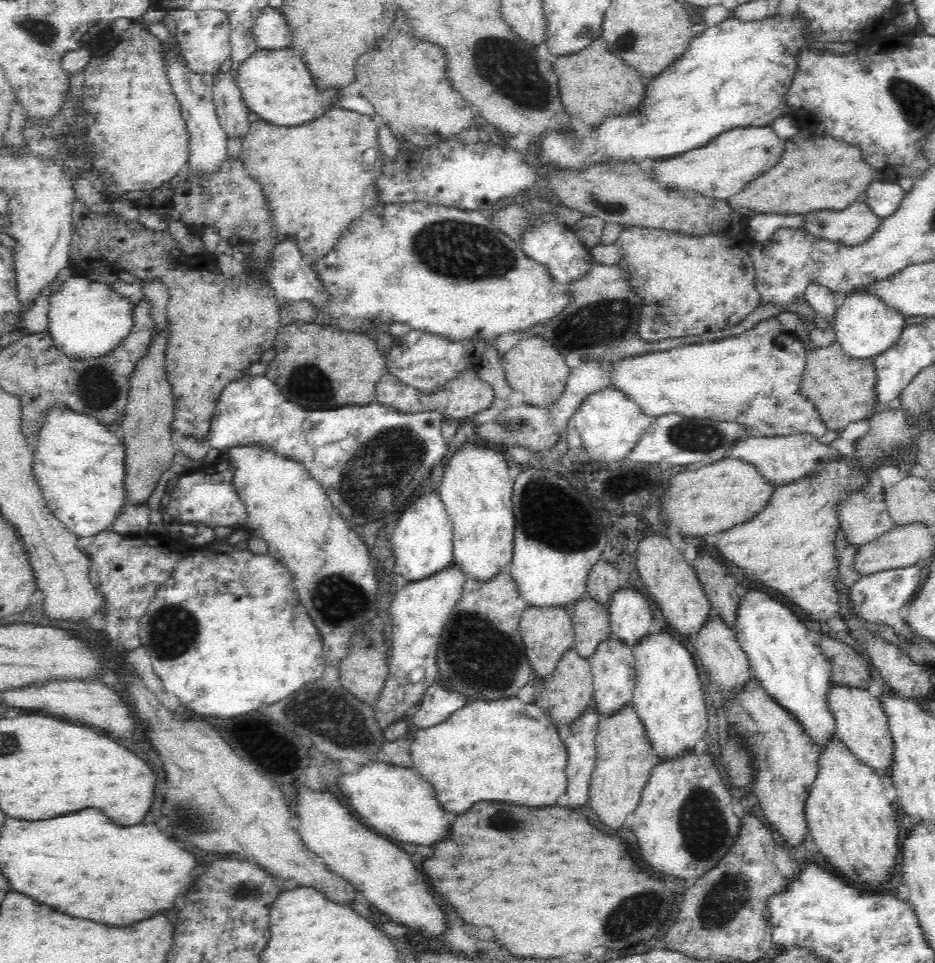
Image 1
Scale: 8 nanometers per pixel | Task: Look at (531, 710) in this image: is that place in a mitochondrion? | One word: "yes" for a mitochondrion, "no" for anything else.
no

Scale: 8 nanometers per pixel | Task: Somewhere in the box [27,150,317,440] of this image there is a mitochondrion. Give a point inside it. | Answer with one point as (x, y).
(99, 389)

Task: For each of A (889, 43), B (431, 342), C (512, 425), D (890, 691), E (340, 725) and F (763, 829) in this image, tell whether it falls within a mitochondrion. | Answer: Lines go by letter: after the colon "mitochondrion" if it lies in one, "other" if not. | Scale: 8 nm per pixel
A: other
B: other
C: mitochondrion
D: other
E: mitochondrion
F: other

